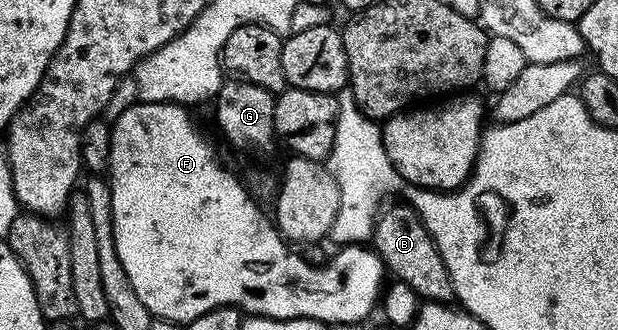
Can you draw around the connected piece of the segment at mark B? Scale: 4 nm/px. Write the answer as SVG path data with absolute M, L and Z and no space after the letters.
M406 203L389 205L376 217L373 234L373 248L383 260L384 270L394 280L408 284L417 297L423 301L454 302L456 296L451 276L437 251L434 239L429 235L427 228L423 226L422 219Z

